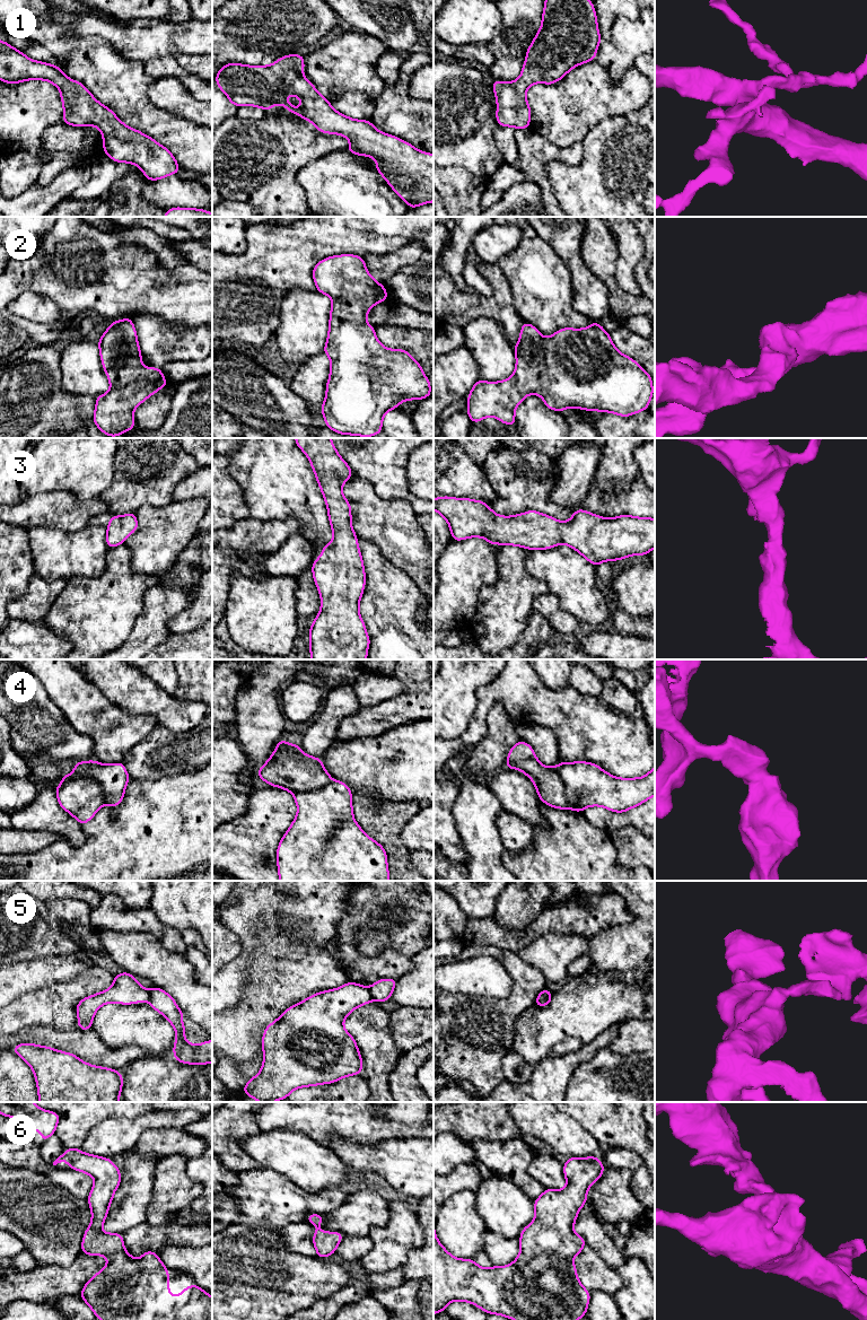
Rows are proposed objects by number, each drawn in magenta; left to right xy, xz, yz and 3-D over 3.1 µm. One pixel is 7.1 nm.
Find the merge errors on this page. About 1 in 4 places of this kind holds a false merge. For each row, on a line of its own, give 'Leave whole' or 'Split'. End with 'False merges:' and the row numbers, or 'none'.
1: Leave whole
2: Leave whole
3: Leave whole
4: Split
5: Split
6: Leave whole
False merges: 4, 5

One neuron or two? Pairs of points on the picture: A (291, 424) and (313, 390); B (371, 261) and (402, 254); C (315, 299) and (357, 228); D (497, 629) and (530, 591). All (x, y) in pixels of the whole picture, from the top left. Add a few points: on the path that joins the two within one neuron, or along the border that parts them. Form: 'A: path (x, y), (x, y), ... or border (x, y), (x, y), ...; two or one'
A: border (289, 386), (309, 405); two
B: path (379, 261), (394, 261); one
C: border (315, 289), (307, 290), (294, 287), (288, 290); two
D: path (500, 620), (520, 600); one

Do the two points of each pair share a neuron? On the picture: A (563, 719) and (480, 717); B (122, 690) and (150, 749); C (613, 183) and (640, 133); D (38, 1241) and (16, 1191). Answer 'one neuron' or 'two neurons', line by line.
A: one neuron
B: two neurons
C: one neuron
D: one neuron

